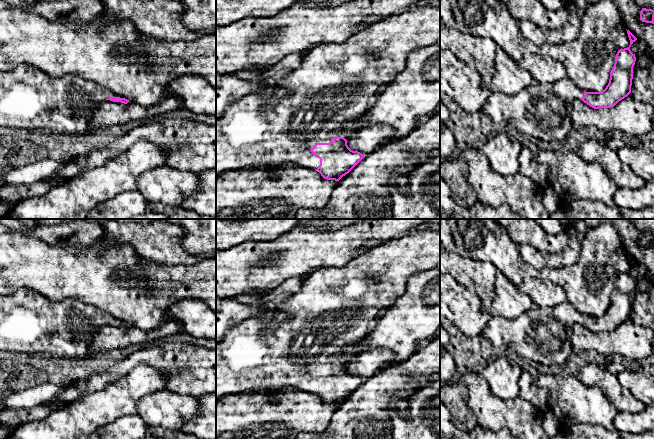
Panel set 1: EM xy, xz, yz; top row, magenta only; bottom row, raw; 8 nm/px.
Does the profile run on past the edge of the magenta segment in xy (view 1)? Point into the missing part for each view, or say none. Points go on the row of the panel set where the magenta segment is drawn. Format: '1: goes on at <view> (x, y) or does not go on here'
1: goes on at xy (29, 99)

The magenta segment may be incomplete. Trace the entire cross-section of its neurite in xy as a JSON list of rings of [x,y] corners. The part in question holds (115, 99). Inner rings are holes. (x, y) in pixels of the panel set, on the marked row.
[[[18,65],[11,71],[0,71],[0,127],[25,130],[50,129],[64,138],[79,138],[93,130],[90,124],[93,110],[104,100],[127,104],[129,100],[73,74],[51,78],[44,72],[27,65]]]

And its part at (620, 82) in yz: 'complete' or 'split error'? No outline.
split error

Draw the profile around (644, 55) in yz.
[[[643,40],[633,42],[630,50],[636,57],[633,71],[654,64],[654,52]]]

